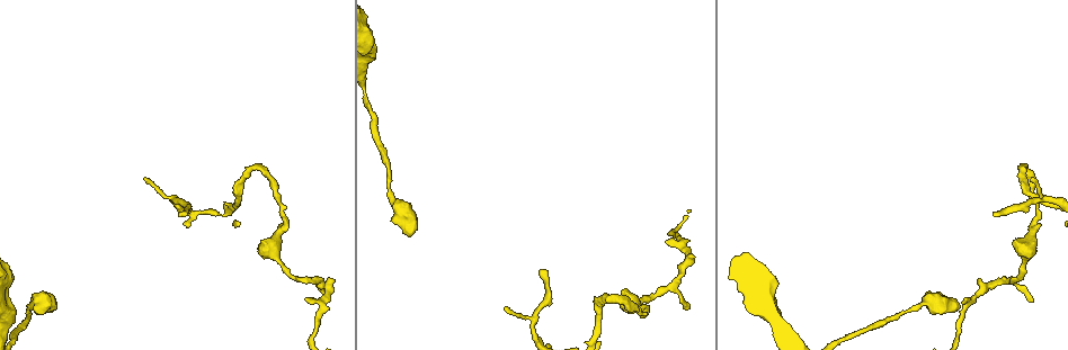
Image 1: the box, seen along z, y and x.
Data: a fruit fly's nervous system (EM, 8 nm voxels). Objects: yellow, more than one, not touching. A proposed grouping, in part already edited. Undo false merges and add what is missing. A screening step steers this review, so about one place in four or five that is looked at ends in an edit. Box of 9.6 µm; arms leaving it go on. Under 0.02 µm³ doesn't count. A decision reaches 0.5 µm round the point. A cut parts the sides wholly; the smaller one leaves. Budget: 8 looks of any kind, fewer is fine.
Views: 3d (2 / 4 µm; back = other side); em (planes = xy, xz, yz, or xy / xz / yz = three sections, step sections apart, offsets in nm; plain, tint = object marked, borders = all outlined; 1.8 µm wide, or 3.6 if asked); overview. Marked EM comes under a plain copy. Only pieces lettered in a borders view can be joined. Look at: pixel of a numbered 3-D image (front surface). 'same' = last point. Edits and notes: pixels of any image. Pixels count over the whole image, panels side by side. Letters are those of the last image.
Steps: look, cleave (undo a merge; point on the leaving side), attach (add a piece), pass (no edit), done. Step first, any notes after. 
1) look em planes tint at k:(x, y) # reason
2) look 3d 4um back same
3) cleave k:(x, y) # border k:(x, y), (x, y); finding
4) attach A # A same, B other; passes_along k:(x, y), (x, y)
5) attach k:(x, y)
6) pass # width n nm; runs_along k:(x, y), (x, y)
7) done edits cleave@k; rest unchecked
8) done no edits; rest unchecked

look 3d 2um back at 1:(1039, 207) # narrows sharply

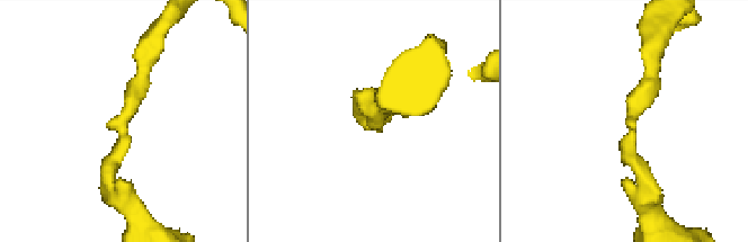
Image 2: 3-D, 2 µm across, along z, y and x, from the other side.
look em 3.6um xz step 8 borders at 2:(117, 119)

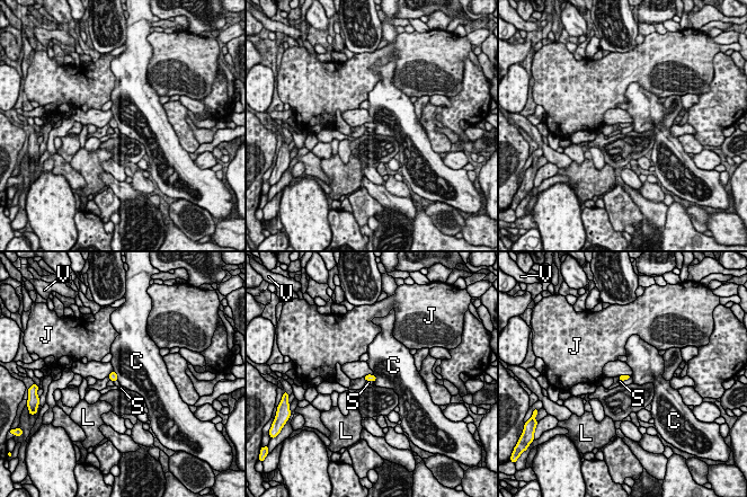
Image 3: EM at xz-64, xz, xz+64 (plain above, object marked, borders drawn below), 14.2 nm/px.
pass # width 70 nm; C other, J other, L other, S other, V other; border 3:(113, 371), (117, 379); one cell here

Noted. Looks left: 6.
look em xz step 4 borders at 1:(993, 215) # free end

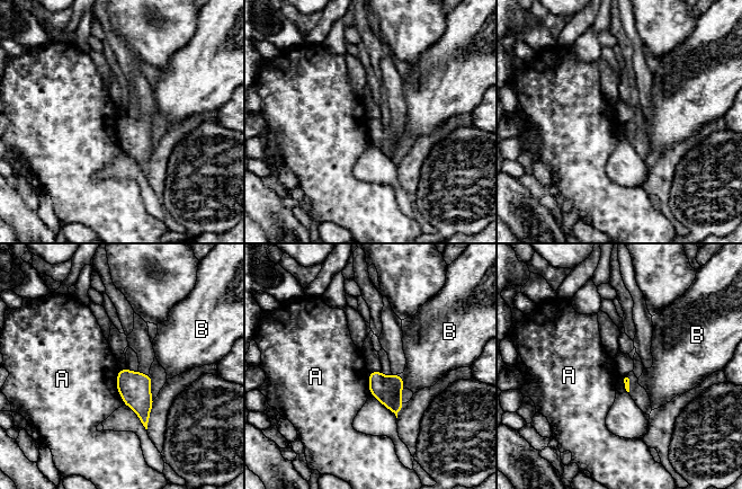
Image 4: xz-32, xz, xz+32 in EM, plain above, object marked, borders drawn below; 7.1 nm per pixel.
pass # A other, B other; border 4:(119, 370), (117, 391), (124, 402); no lettered piece goes on from it

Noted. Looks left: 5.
look em planes borders at 1:(409, 235) # long arm stops here

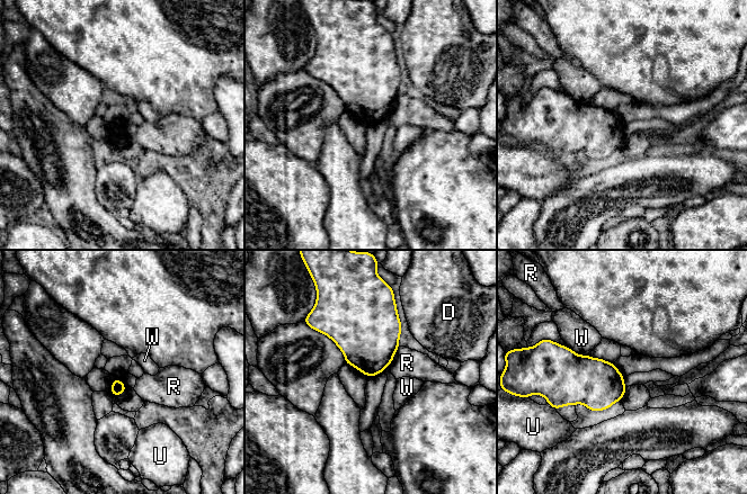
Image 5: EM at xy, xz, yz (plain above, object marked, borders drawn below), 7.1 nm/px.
pass # D other, R other, U other, W other; none of them fits

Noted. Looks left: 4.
done no edits; rest unchecked

